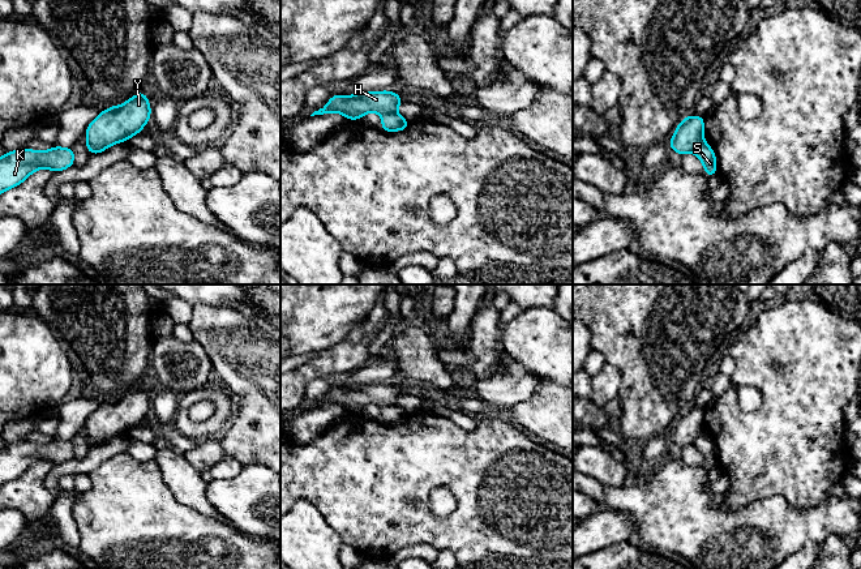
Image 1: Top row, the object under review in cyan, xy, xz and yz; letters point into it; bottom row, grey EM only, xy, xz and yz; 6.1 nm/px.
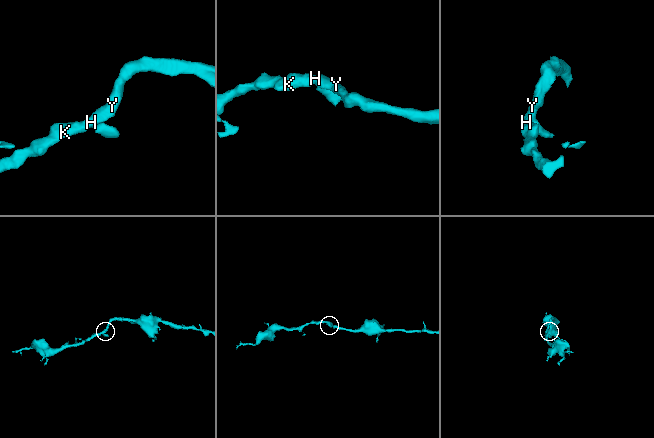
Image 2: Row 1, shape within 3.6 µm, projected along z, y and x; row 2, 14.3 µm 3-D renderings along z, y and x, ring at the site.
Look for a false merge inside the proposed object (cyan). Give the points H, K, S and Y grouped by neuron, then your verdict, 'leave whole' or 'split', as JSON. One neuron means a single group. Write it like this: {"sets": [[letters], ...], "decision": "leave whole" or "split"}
{"sets": [["H", "K", "Y"], ["S"]], "decision": "split"}

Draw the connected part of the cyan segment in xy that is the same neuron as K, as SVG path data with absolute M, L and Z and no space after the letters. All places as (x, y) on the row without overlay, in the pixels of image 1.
M52 438L50 442L20 441L0 450L0 485L22 476L34 463L48 461L53 465L74 457L73 440Z

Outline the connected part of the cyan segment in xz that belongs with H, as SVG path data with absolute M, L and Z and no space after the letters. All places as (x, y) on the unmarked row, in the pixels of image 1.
M391 382L356 385L348 390L342 386L334 386L330 393L310 408L339 405L347 412L360 412L368 405L377 405L381 408L397 406L397 399L404 395L399 386Z

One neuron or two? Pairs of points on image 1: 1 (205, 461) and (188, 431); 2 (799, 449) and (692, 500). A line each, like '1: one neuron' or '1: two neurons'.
1: two neurons
2: two neurons

